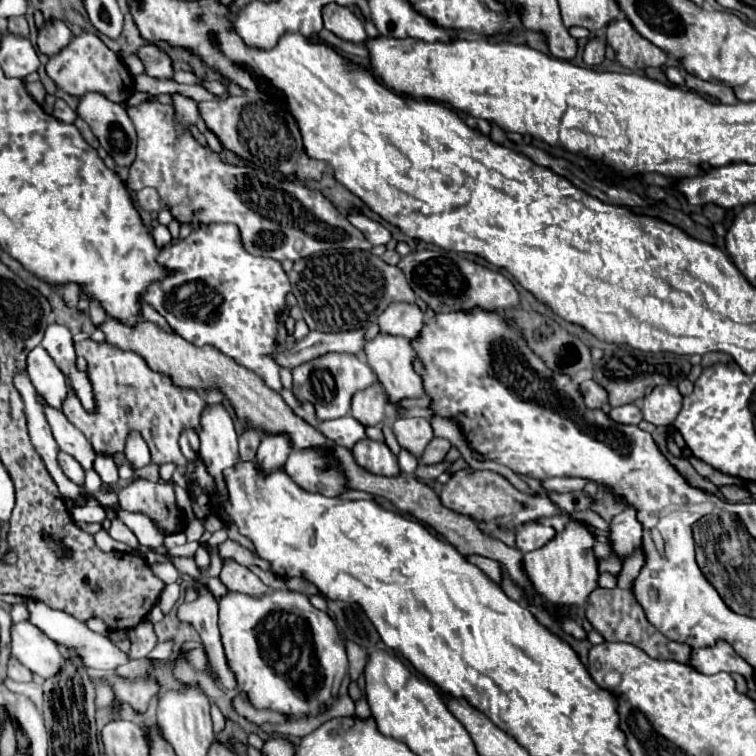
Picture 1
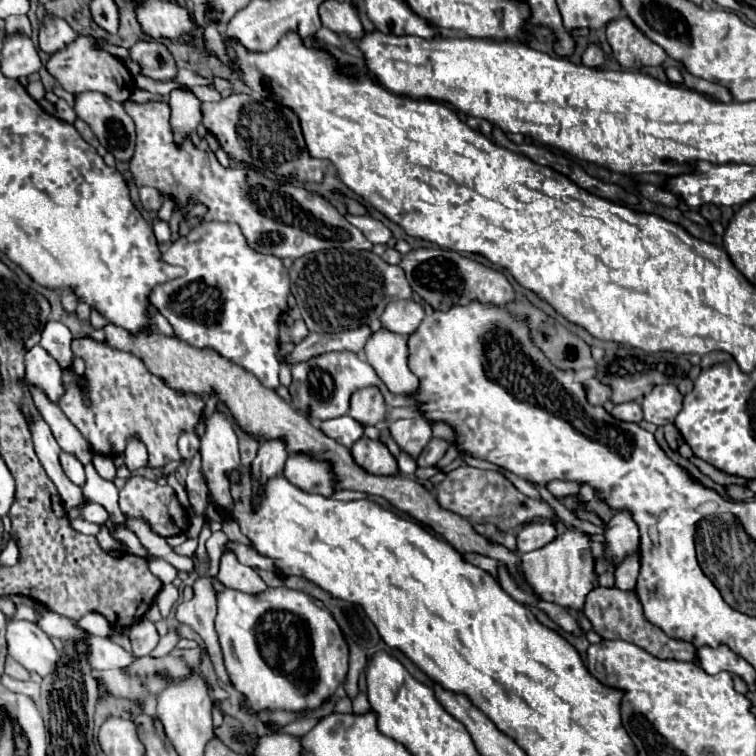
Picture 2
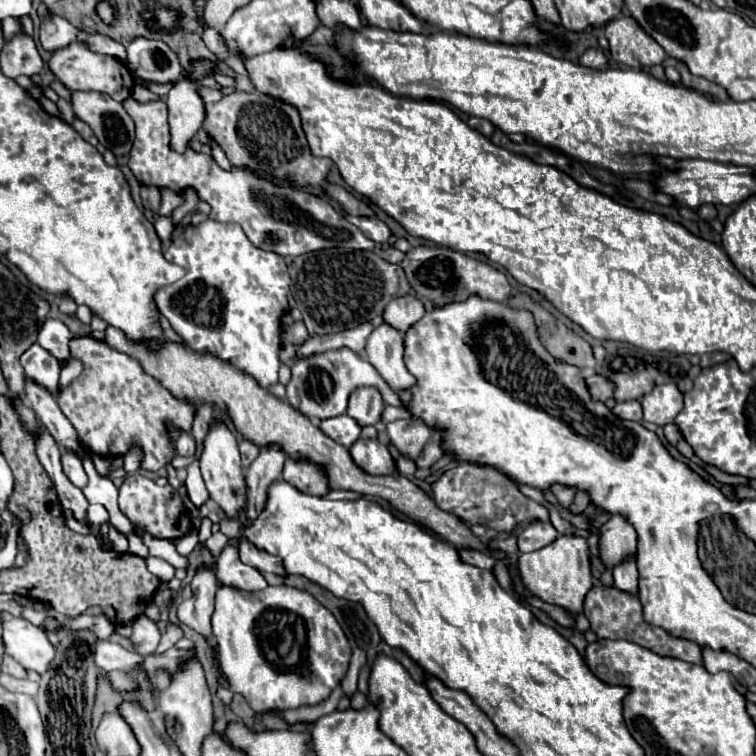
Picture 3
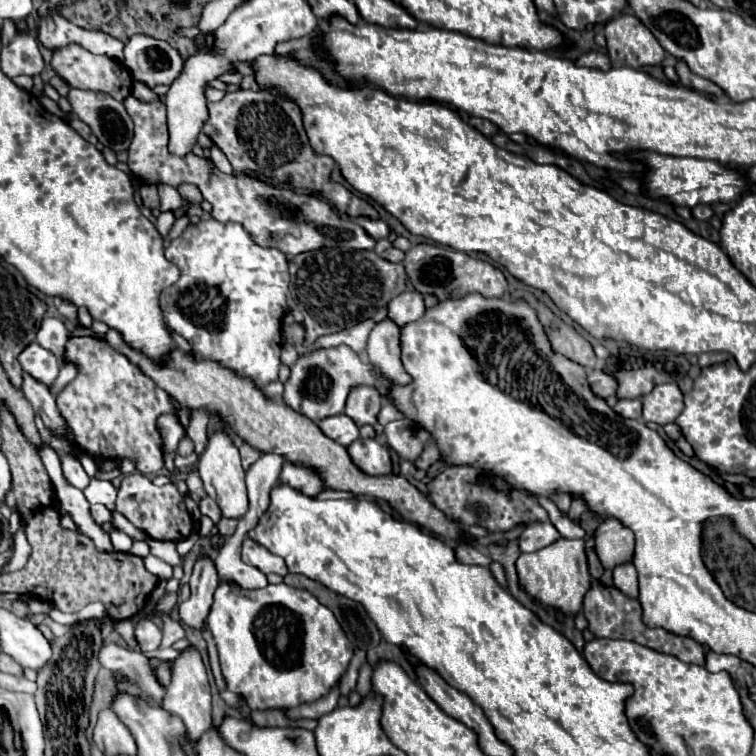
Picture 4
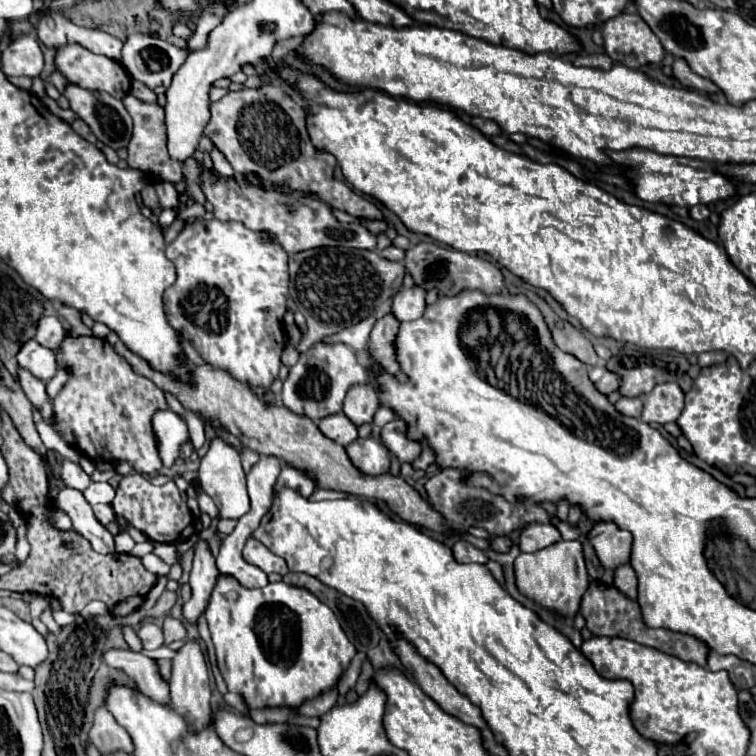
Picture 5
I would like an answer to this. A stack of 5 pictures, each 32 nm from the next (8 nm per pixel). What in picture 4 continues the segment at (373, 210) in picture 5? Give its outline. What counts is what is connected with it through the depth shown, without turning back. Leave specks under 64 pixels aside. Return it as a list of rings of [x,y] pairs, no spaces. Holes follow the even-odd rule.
[[[238,90],[228,92],[220,102],[210,102],[208,110],[210,118],[204,124],[204,134],[226,154],[236,172],[258,172],[264,178],[290,184],[298,190],[322,192],[322,198],[328,200],[338,212],[346,212],[348,216],[378,218],[376,208],[368,200],[330,180],[334,158],[314,154],[302,124],[302,112],[294,100],[274,90]]]

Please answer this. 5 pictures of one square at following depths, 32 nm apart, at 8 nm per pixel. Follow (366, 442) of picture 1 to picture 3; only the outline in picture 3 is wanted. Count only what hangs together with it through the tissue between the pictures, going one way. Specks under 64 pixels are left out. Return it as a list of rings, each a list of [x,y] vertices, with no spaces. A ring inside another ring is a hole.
[[[360,438],[350,446],[352,460],[366,472],[366,474],[394,474],[396,464],[384,444],[378,440],[366,440]]]

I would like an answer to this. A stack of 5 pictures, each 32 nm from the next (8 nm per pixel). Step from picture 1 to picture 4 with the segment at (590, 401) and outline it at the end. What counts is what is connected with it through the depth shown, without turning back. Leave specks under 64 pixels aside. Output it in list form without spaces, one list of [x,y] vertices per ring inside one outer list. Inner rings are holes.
[[[596,368],[596,370],[590,372],[588,382],[592,384],[592,390],[594,390],[598,396],[602,396],[602,398],[612,396],[612,394],[616,392],[616,388],[618,388],[618,382],[614,380],[614,376],[602,372],[600,368]]]

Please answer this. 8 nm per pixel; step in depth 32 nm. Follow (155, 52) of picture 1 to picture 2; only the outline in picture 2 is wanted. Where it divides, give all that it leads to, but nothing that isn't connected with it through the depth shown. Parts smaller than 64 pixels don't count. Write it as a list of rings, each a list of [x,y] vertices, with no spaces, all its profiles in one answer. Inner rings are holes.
[[[140,40],[130,48],[130,60],[140,66],[140,74],[152,80],[176,80],[178,66],[170,50],[158,40]]]

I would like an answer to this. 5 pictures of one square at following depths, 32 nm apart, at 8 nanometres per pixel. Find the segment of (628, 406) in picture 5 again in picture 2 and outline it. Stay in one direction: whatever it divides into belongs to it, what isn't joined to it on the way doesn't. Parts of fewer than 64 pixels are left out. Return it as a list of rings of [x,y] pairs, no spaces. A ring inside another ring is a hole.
[[[626,402],[626,404],[616,404],[612,410],[612,416],[624,422],[640,422],[642,420],[642,408],[636,402]]]

